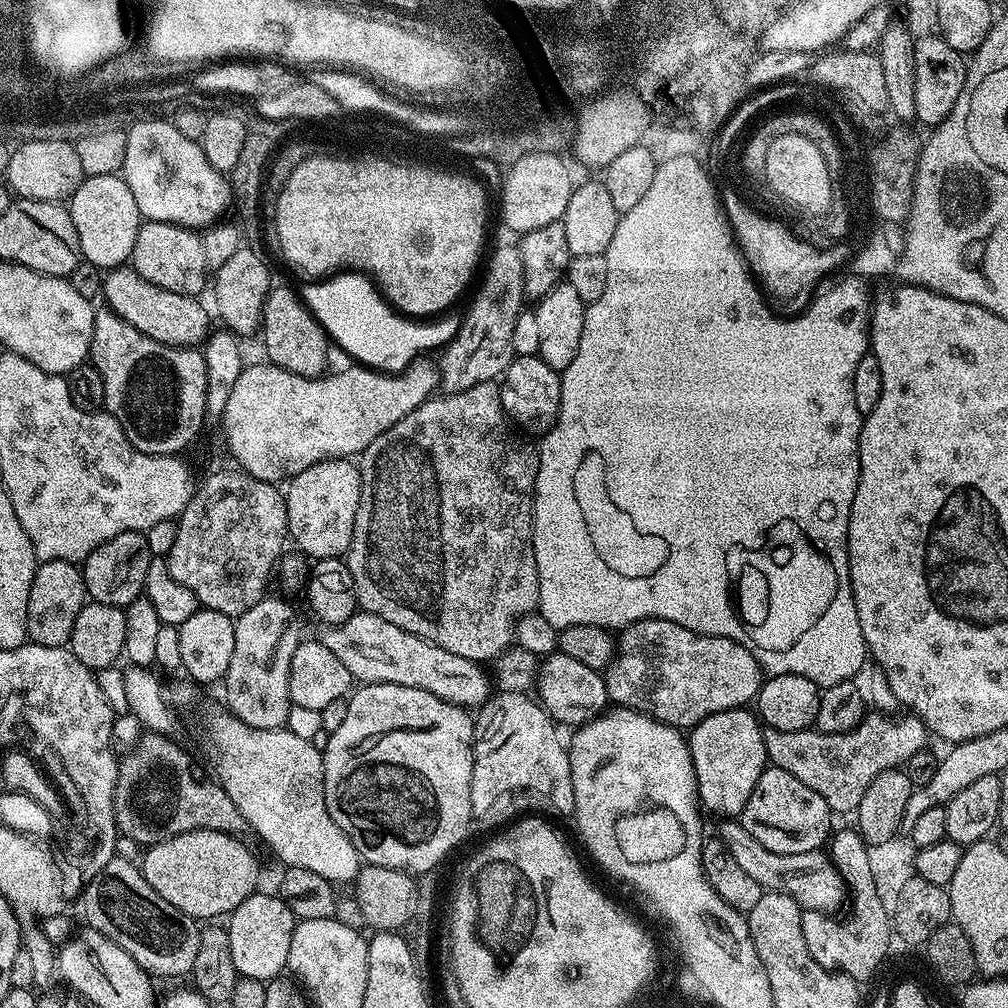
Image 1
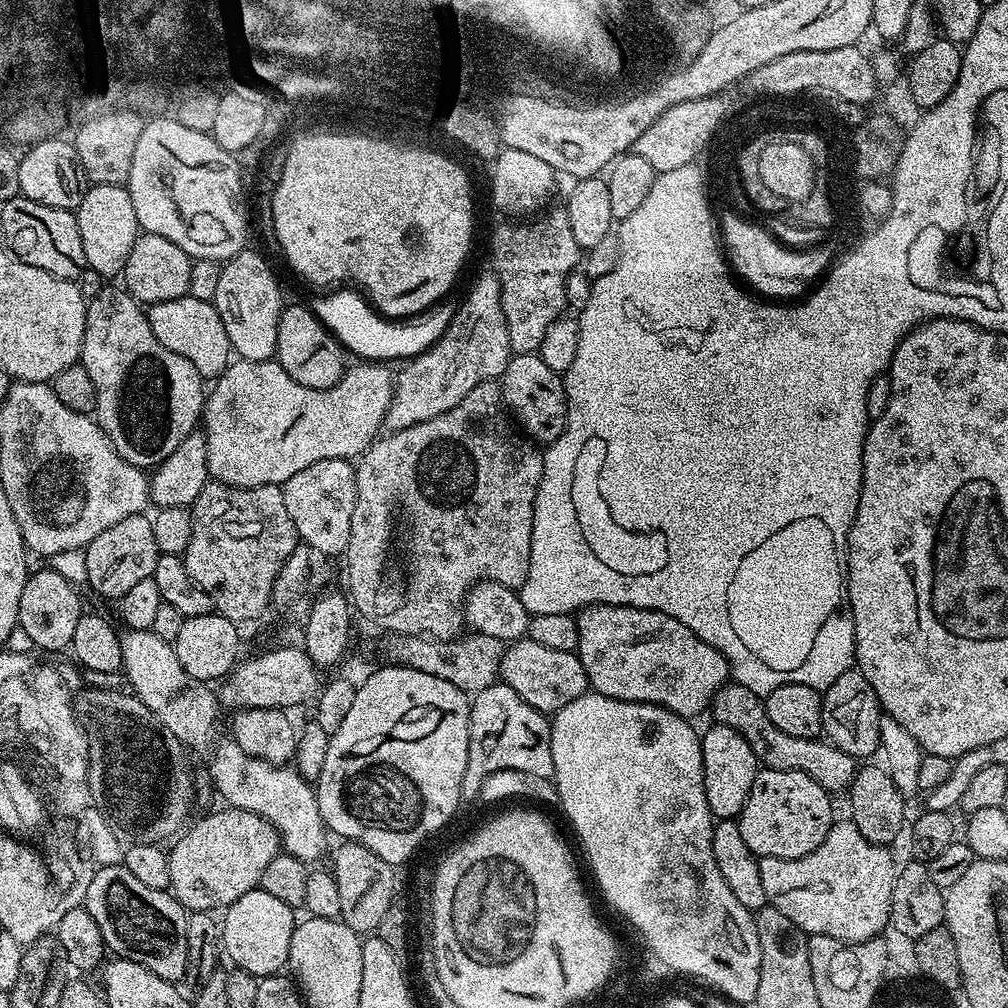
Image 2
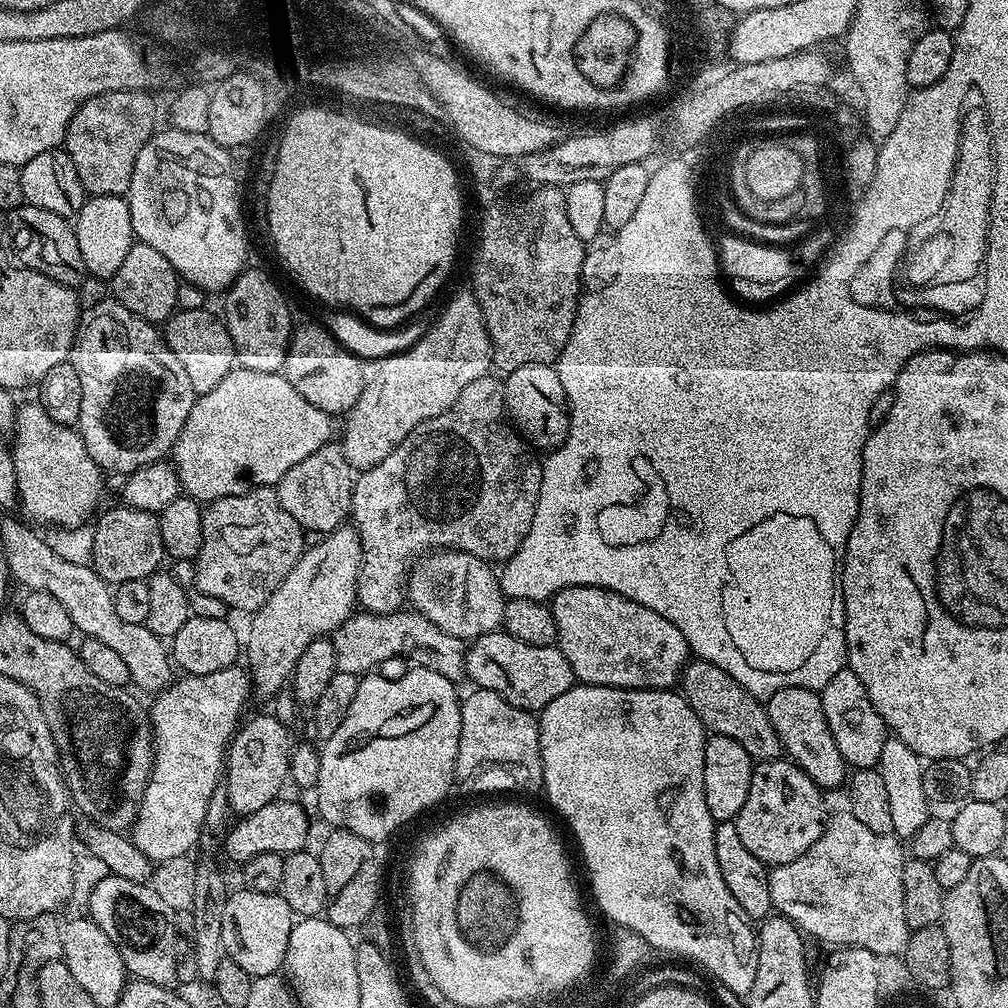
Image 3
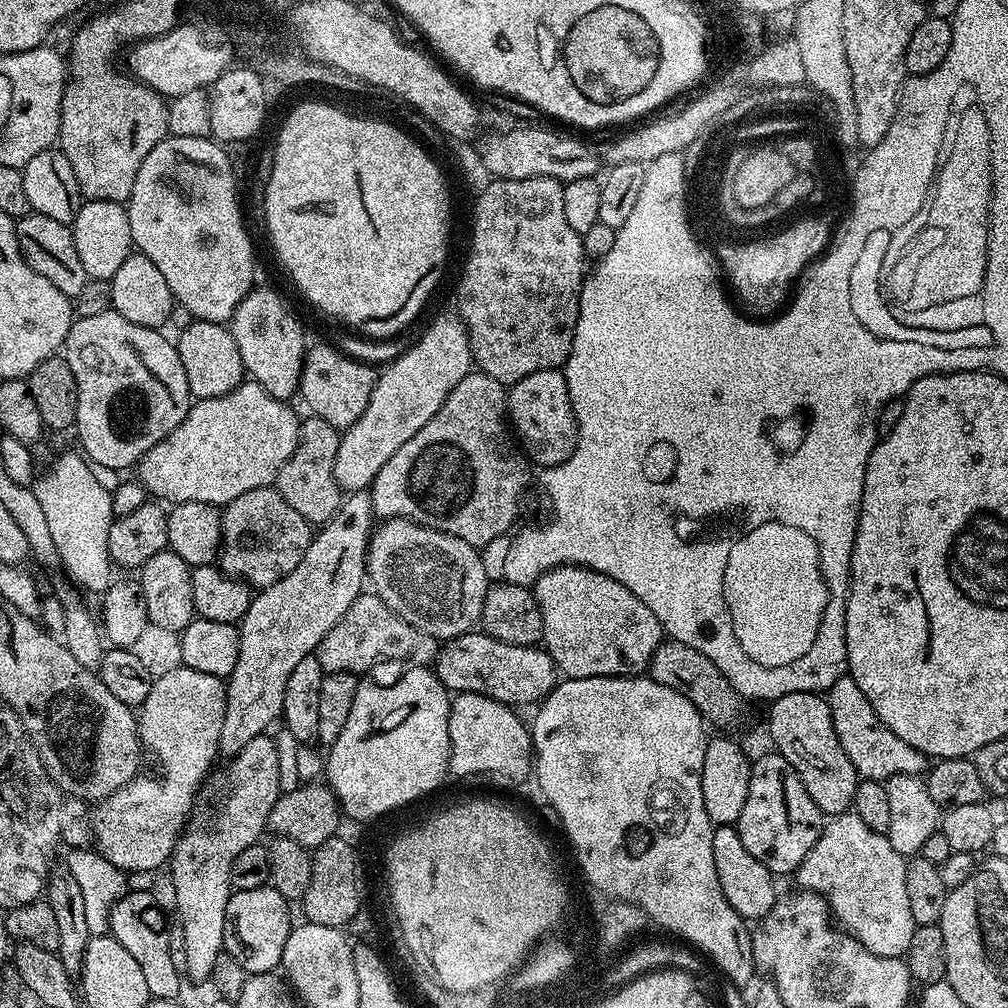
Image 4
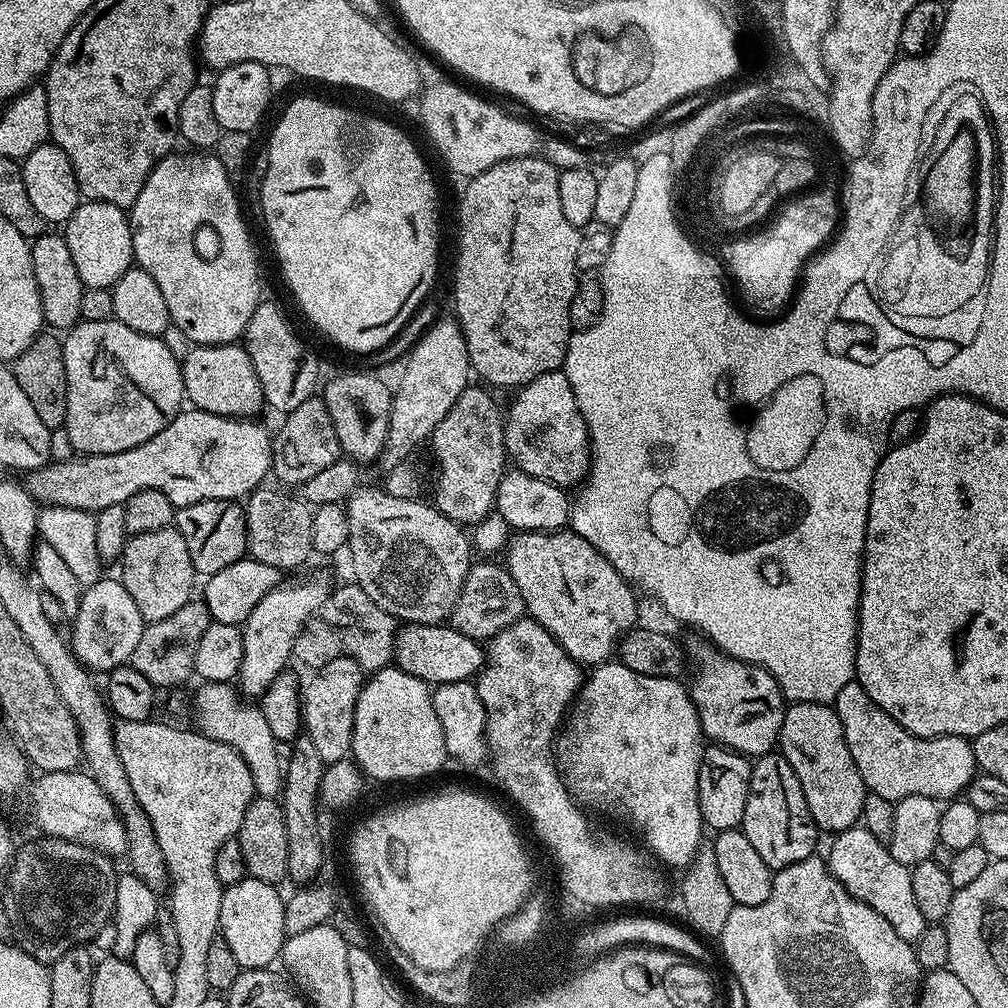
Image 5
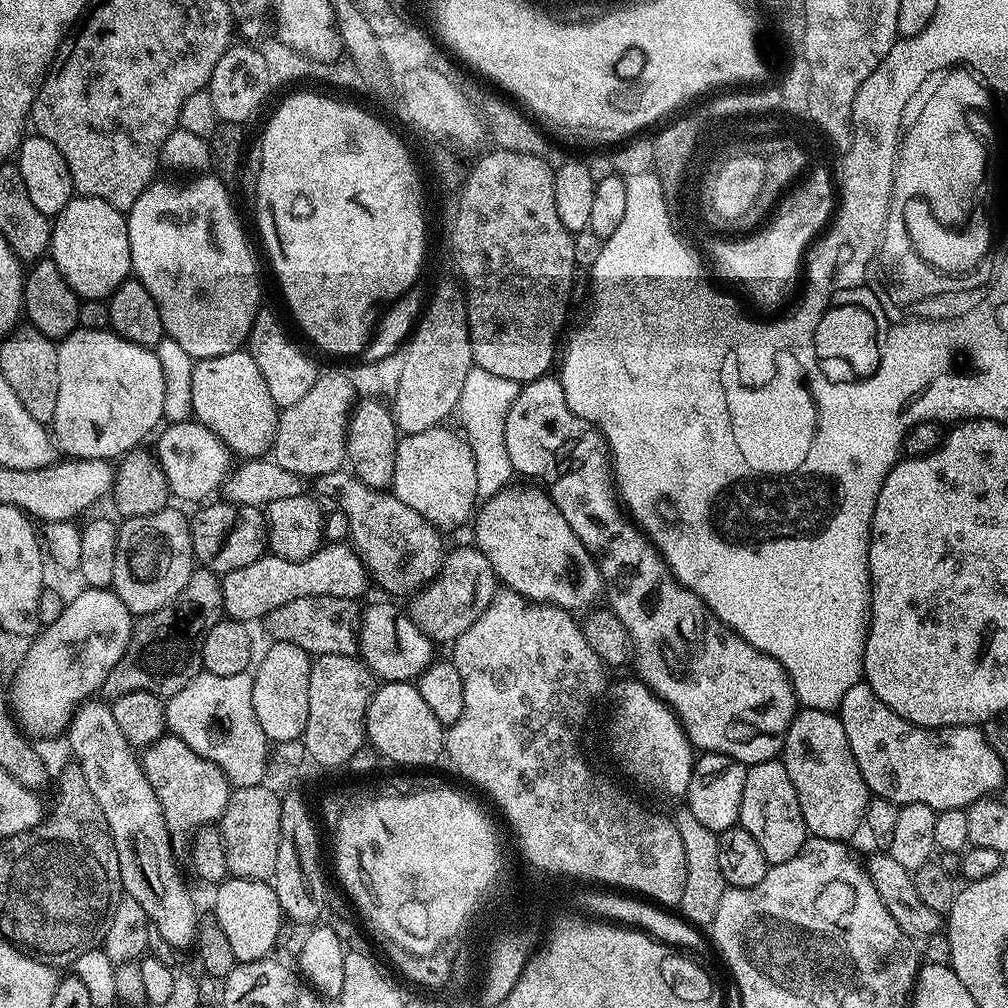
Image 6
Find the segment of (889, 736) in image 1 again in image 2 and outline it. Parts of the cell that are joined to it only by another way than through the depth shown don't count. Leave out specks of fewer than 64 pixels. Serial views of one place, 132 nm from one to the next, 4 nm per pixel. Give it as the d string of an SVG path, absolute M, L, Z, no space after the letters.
M729 682L716 691L710 705L712 720L722 726L730 726L750 742L750 750L754 750L757 761L765 768L774 770L798 770L814 782L821 784L830 794L842 793L852 783L858 769L857 757L846 754L841 748L824 738L794 738L784 731L778 730L774 722L770 722L770 714L766 714L764 700L754 694L754 690L746 690L744 684Z

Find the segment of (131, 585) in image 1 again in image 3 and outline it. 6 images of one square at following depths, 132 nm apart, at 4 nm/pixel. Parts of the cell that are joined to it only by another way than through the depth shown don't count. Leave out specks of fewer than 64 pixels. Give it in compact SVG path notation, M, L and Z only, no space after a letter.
M127 506L119 507L112 508L109 512L101 511L100 521L92 528L93 556L90 564L110 586L147 580L155 572L161 571L163 564L160 563L166 560L159 515Z

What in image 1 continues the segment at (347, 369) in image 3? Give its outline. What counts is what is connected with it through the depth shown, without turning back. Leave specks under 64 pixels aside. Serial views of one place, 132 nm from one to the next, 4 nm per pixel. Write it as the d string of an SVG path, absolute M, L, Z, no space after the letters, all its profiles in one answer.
M273 287L264 303L262 337L264 352L269 361L282 370L299 376L323 376L328 364L328 344L330 337L324 327L316 321L316 315L304 303L301 293L292 288Z

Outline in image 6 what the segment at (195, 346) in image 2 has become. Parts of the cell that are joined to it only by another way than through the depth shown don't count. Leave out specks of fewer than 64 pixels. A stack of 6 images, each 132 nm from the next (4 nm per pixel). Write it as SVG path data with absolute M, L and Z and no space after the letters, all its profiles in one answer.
M247 350L195 361L190 386L192 387L192 416L216 435L228 447L229 453L236 455L237 452L240 458L260 458L271 453L272 444L276 441L281 409L277 408L274 398L270 398L266 381L262 379L262 373Z

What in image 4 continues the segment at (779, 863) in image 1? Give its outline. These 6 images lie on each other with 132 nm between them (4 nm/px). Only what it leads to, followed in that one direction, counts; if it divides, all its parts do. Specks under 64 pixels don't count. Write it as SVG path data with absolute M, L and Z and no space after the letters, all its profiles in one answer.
M855 811L842 812L825 823L818 842L814 842L810 854L797 866L794 879L801 889L819 892L828 901L835 923L862 942L866 950L879 956L903 957L907 953L917 925L910 915L910 897L906 894L906 858L894 850L887 835L870 830Z

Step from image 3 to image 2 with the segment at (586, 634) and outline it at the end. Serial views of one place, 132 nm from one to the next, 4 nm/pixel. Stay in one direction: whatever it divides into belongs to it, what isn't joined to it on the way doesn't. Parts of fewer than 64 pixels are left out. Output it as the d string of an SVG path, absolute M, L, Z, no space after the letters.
M589 604L588 607L582 608L575 613L575 617L576 625L578 626L578 646L576 647L576 652L582 662L582 670L586 670L586 678L593 692L606 694L615 700L638 702L639 704L657 704L666 710L676 712L682 717L693 718L692 716L698 715L703 708L705 711L711 705L714 694L723 684L729 683L730 669L726 657L714 646L702 642L702 638L698 638L698 634L694 634L694 630L690 630L690 626L682 626L682 622L678 622L678 618L670 618L670 614L662 614L658 610L631 608L621 604Z

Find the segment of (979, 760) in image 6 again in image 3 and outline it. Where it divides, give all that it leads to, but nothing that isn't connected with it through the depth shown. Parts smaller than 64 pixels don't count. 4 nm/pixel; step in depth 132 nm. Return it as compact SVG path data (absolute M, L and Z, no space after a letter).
M846 666L838 670L838 674L834 674L834 678L830 678L830 682L826 682L826 686L819 689L819 693L830 734L834 734L834 742L845 765L856 770L875 769L882 754L883 744L890 737L890 733L884 725L884 719L872 708L870 698L866 694L866 686L860 681L858 674L854 674L852 669Z

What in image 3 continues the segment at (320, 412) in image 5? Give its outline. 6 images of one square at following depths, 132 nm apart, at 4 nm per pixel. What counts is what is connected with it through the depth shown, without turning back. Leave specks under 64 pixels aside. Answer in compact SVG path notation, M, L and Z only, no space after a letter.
M329 442L314 450L310 458L302 458L298 466L290 466L275 489L282 502L282 510L286 510L286 514L290 514L294 522L298 522L309 533L327 534L349 519L353 483L354 469L344 457L343 447L339 443Z

